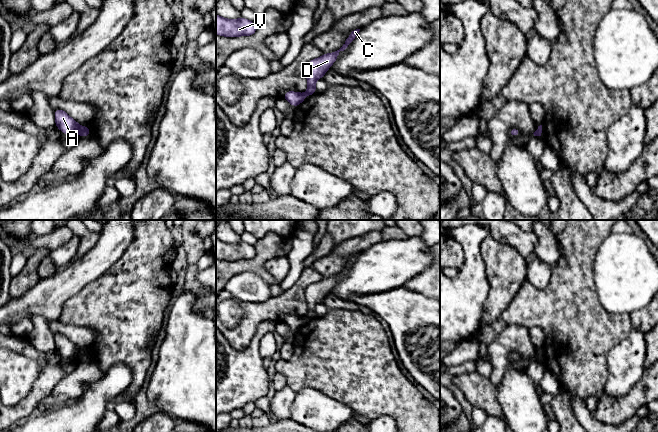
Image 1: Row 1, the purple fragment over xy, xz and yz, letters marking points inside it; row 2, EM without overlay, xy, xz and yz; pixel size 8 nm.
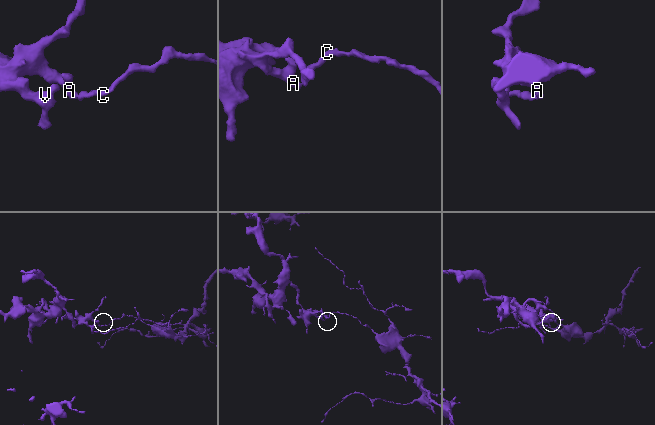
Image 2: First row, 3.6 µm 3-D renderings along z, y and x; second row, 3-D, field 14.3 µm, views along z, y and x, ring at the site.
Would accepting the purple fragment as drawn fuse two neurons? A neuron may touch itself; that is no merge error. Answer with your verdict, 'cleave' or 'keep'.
cleave

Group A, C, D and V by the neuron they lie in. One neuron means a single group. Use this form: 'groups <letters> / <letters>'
groups A V / C D

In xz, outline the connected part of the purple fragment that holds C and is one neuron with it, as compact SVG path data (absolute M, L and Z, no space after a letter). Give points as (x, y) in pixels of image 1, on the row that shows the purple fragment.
M360 29L352 31L339 50L329 54L323 54L321 57L313 59L306 64L305 75L308 81L308 88L305 93L306 96L317 93L315 82L325 75L326 71L336 61L339 52L344 51L354 41L359 31Z

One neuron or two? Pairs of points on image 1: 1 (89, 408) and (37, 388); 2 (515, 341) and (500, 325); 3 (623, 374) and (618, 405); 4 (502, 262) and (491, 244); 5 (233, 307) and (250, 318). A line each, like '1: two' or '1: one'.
1: two
2: two
3: two
4: one
5: two

